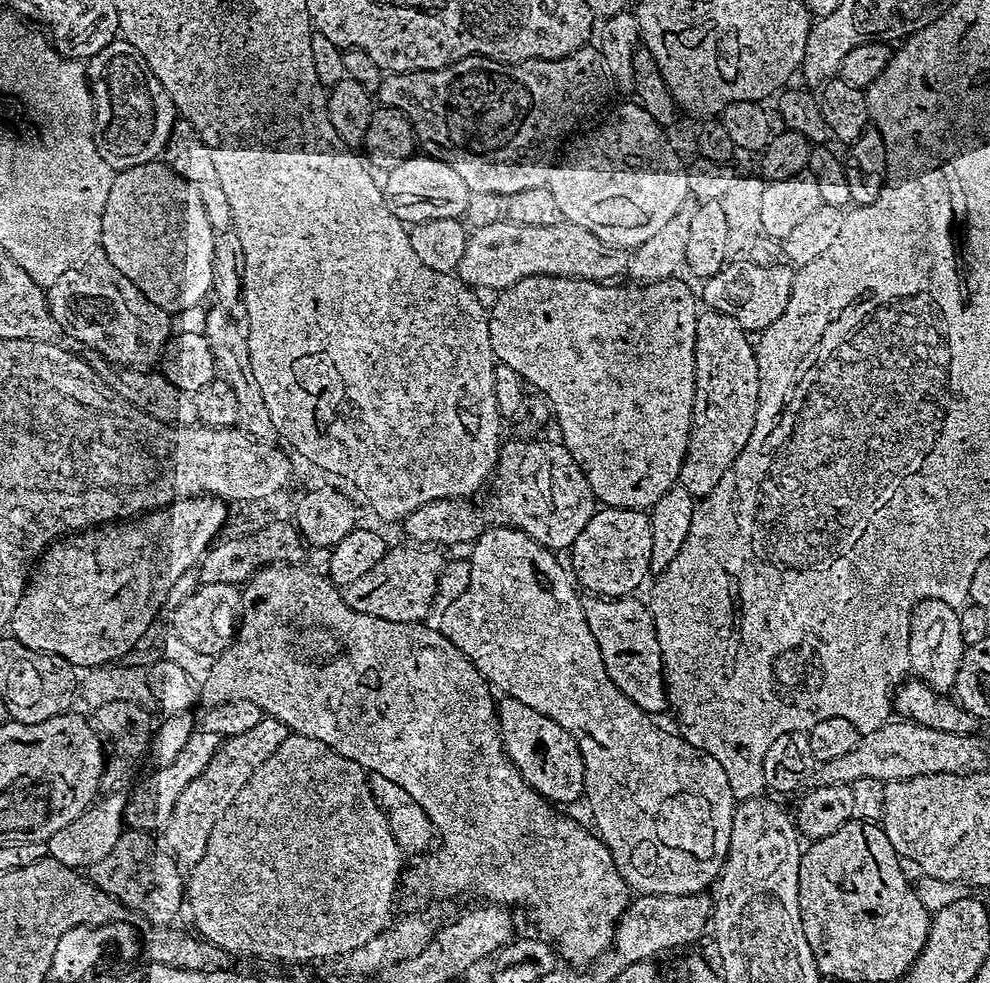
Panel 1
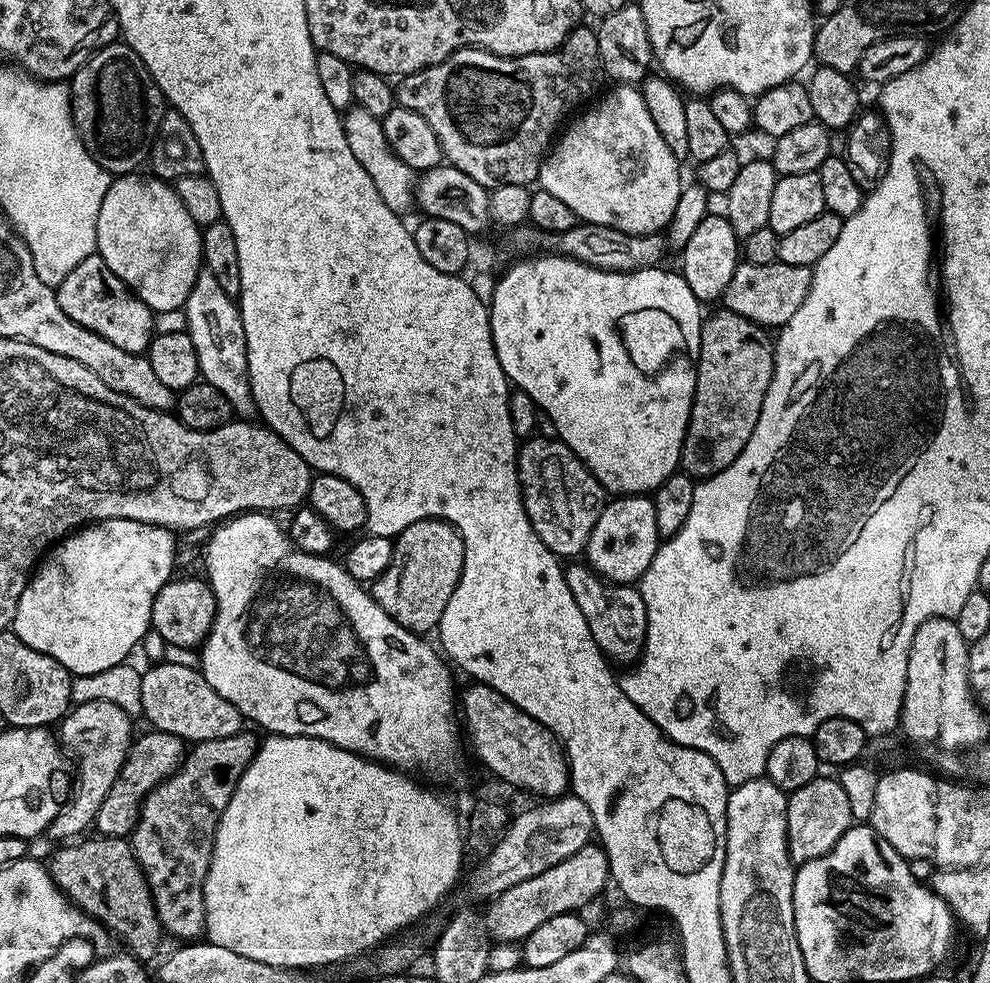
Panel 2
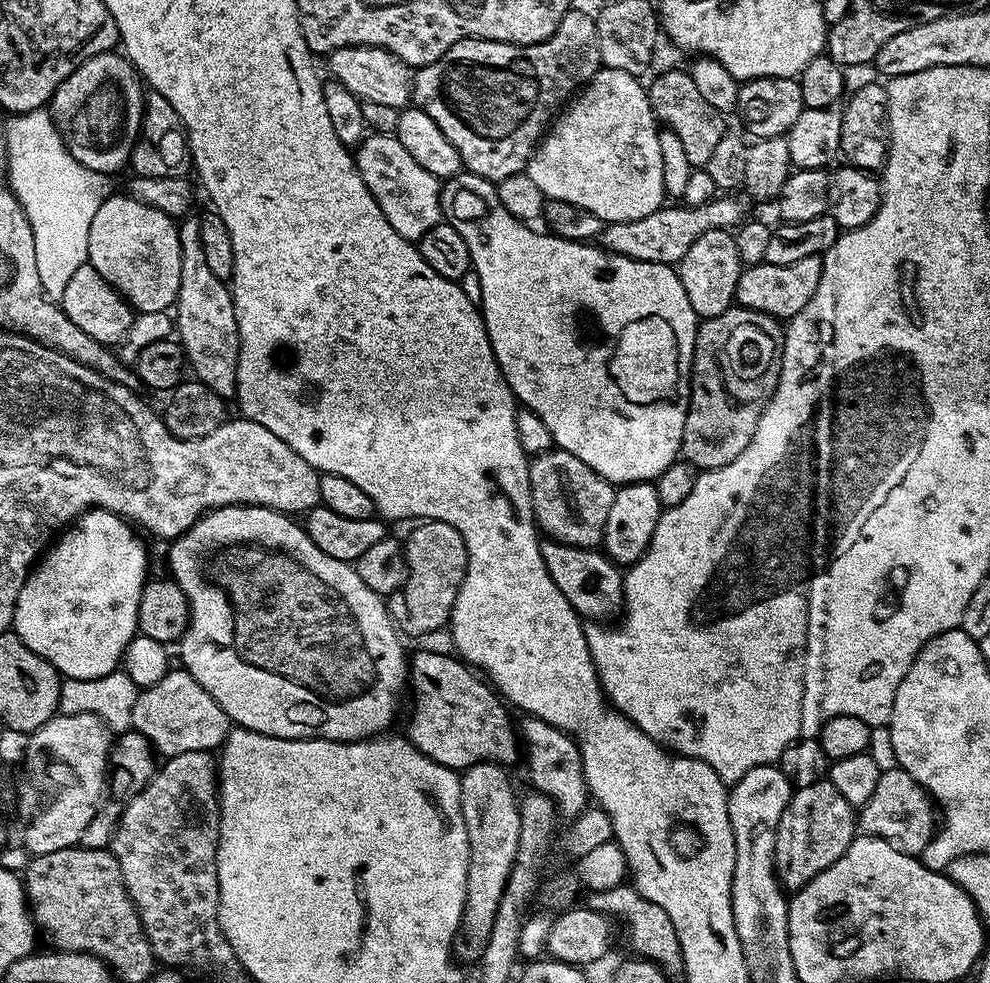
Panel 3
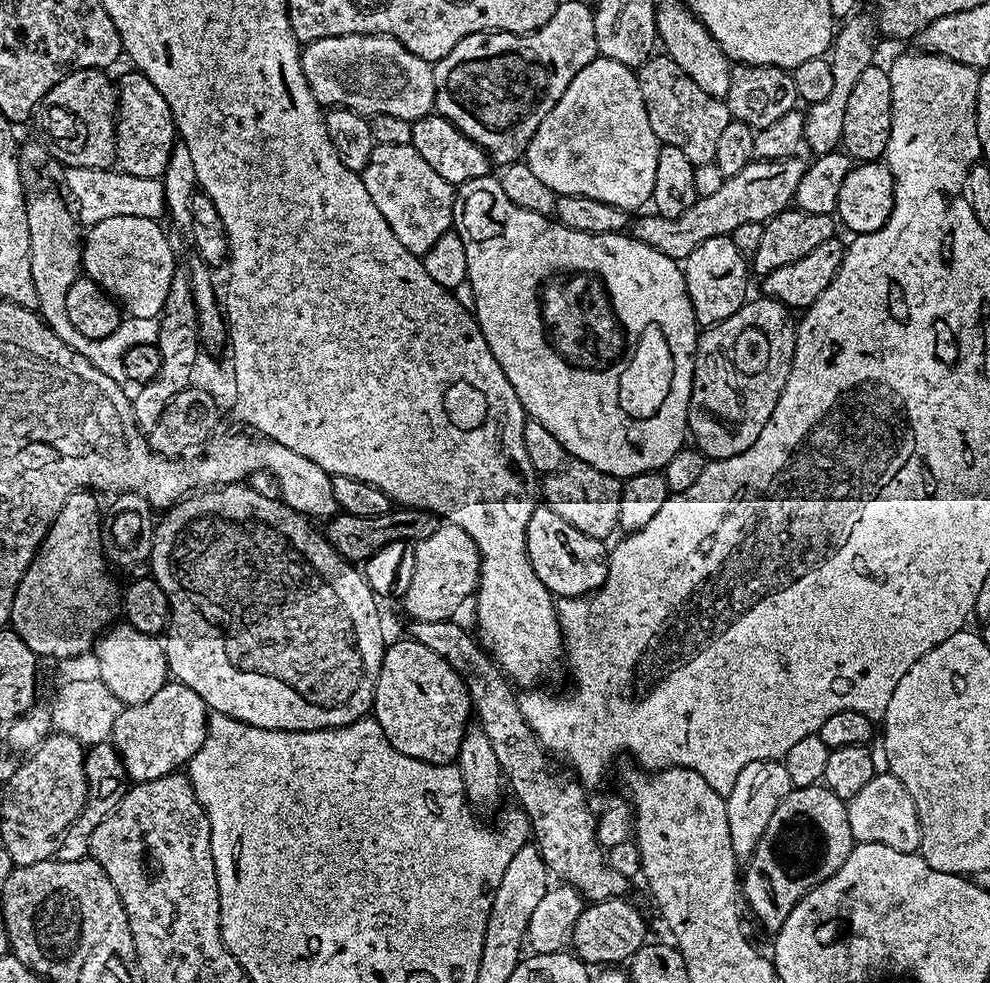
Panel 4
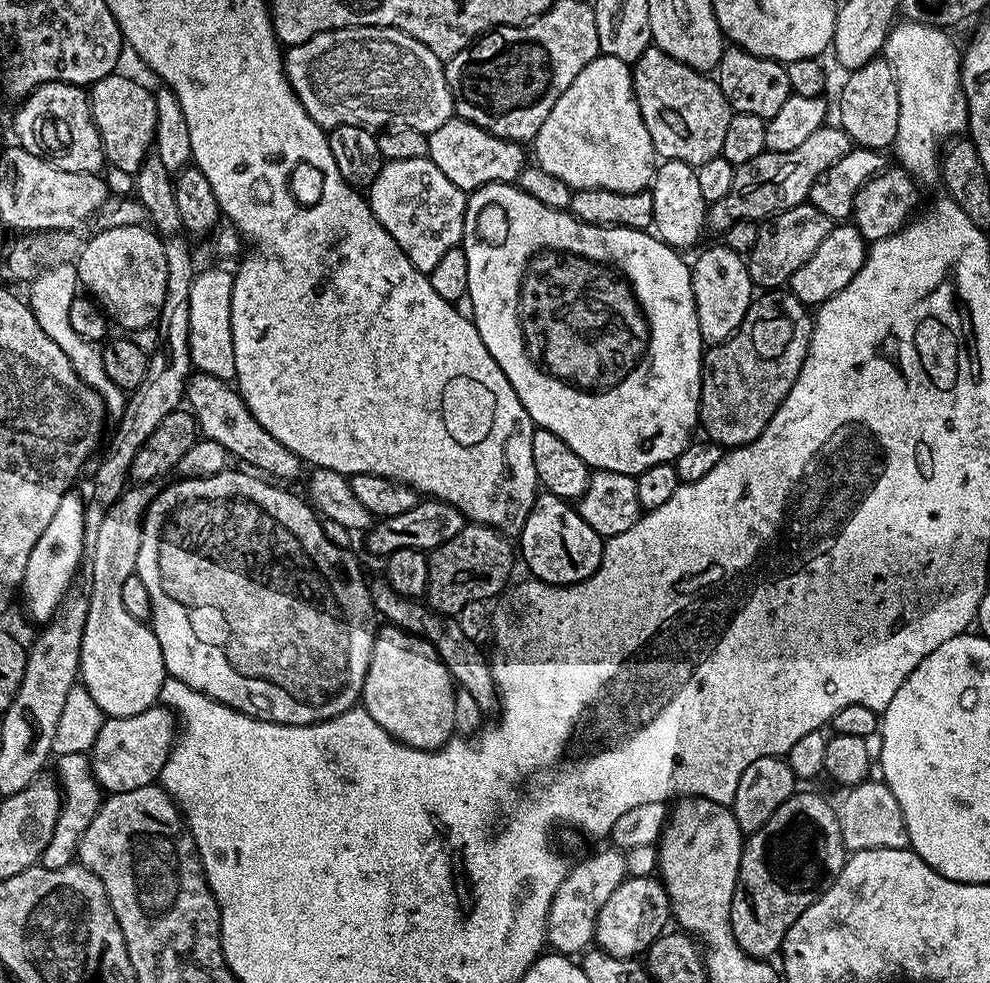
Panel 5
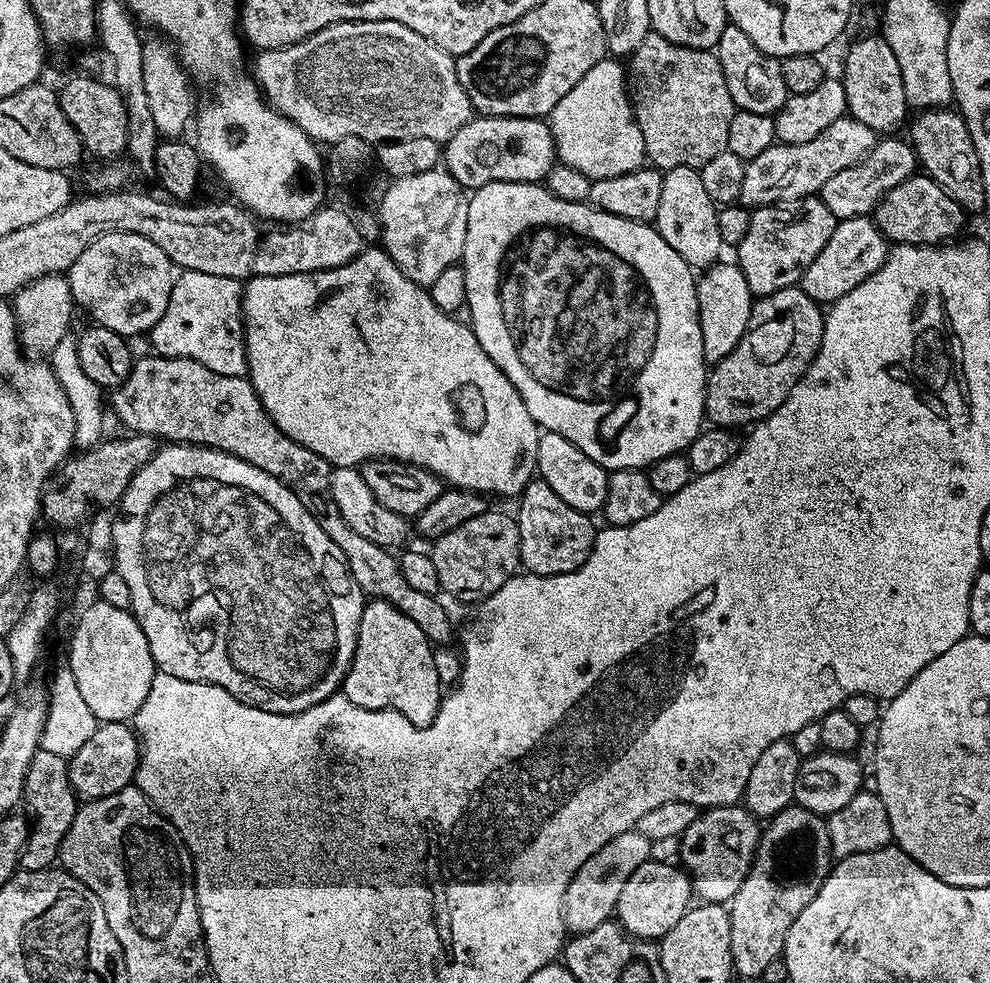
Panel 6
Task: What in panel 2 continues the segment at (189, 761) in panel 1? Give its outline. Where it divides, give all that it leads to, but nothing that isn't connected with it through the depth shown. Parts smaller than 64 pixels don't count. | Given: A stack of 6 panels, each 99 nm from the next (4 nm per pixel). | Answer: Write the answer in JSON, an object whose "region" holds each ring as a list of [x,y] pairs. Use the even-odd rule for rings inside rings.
{"region":[[[148,730],[145,736],[137,735],[120,778],[113,784],[111,792],[97,812],[94,823],[95,830],[100,831],[97,833],[104,838],[127,837],[140,821],[145,797],[164,780],[169,780],[180,769],[185,759],[186,744],[180,737],[155,730]]]}

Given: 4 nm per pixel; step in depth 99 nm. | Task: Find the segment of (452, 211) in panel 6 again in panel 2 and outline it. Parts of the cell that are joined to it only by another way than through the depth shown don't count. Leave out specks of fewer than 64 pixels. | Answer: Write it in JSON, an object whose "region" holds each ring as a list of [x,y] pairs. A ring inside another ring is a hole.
{"region":[[[352,106],[343,113],[342,119],[346,142],[350,142],[350,154],[354,154],[354,158],[358,158],[362,165],[362,170],[370,174],[370,182],[374,182],[378,194],[382,194],[382,202],[386,202],[390,210],[407,214],[416,204],[418,173],[406,166],[406,162],[402,162],[402,158],[398,158],[394,150],[390,150],[390,142],[386,142],[381,117],[370,114],[359,106]]]}

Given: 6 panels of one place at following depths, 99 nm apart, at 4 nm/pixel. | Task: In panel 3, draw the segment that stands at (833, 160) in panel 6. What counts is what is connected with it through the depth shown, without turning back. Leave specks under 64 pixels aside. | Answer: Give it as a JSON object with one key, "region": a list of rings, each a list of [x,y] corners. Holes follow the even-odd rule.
{"region":[[[713,198],[706,204],[679,206],[680,208],[661,206],[654,210],[654,214],[646,214],[646,218],[617,224],[605,223],[598,237],[599,247],[606,252],[612,252],[615,256],[669,266],[679,265],[686,250],[690,250],[690,246],[694,246],[694,242],[702,234],[706,234],[706,230],[731,229],[741,219],[740,208],[734,201],[720,199]]]}

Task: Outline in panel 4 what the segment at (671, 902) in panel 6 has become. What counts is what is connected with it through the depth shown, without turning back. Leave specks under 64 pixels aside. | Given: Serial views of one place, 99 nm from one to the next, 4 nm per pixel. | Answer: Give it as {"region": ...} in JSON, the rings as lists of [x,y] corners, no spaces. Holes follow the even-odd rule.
{"region":[[[631,899],[598,900],[589,903],[572,931],[571,951],[589,966],[620,966],[649,939],[644,916],[631,904]]]}

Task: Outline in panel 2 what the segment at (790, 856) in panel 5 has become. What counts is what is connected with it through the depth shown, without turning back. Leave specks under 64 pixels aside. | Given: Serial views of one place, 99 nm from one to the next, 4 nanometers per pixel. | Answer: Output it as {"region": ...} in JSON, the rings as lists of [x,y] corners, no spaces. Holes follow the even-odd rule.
{"region":[[[827,774],[799,788],[788,797],[788,843],[793,861],[815,862],[833,848],[853,827],[850,799],[840,785],[839,779],[832,780]]]}

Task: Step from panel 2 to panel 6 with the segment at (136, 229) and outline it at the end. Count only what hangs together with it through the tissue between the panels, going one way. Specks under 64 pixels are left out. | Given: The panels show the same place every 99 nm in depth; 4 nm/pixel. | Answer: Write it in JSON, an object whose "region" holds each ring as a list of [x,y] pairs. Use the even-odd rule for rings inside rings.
{"region":[[[106,234],[100,236],[78,257],[78,262],[66,273],[68,290],[77,305],[80,304],[93,316],[95,323],[101,328],[114,330],[120,336],[133,338],[139,332],[148,334],[152,327],[163,316],[170,302],[172,283],[174,281],[174,266],[150,238],[142,238],[142,234]]]}

